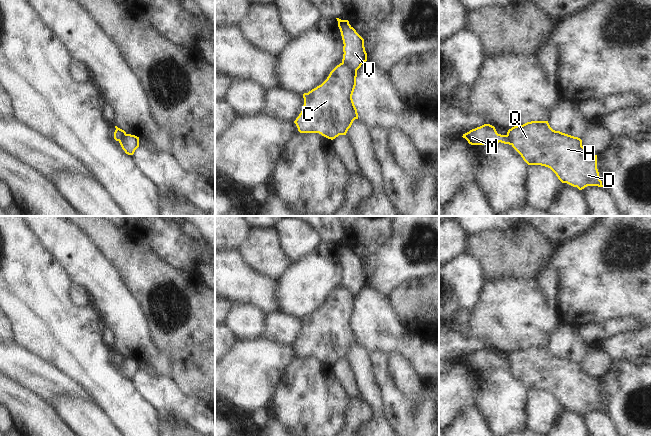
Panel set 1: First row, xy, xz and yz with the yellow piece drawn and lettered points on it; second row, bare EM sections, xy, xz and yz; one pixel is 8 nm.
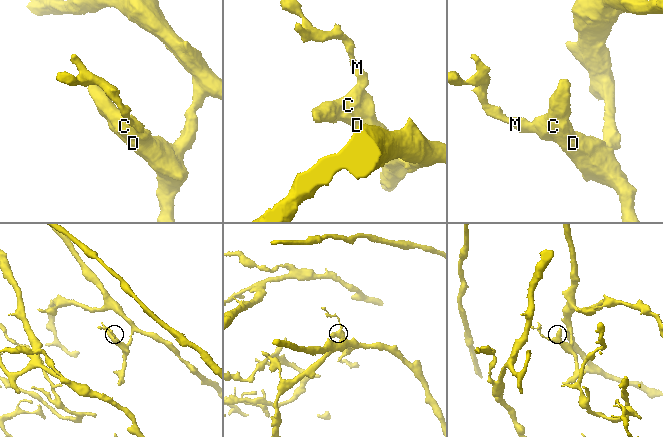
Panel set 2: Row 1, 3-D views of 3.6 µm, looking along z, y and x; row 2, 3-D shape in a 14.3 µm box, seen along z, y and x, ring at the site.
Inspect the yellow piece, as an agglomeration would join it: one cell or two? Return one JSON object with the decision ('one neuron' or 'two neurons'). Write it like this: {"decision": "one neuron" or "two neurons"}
{"decision": "two neurons"}

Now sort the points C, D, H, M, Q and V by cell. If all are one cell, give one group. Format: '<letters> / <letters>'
C D H Q / M V

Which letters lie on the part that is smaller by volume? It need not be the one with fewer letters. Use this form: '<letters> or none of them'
M, V

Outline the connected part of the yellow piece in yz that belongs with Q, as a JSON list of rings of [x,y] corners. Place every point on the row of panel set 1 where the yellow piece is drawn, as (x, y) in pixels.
[[[531,121],[512,127],[507,132],[512,147],[528,165],[541,165],[550,168],[562,183],[579,190],[587,186],[603,187],[597,169],[597,155],[582,146],[582,140],[560,131],[553,130],[548,121]]]

